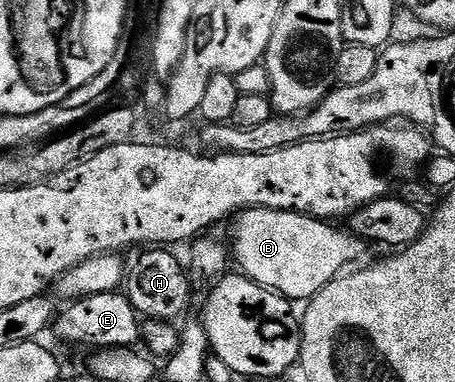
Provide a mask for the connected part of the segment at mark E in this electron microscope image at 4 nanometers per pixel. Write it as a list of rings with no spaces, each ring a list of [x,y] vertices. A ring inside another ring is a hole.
[[[121,290],[83,295],[67,307],[70,308],[64,312],[61,310],[52,324],[52,331],[66,343],[75,343],[78,347],[92,347],[91,349],[134,349],[143,338],[143,320],[128,295]]]

